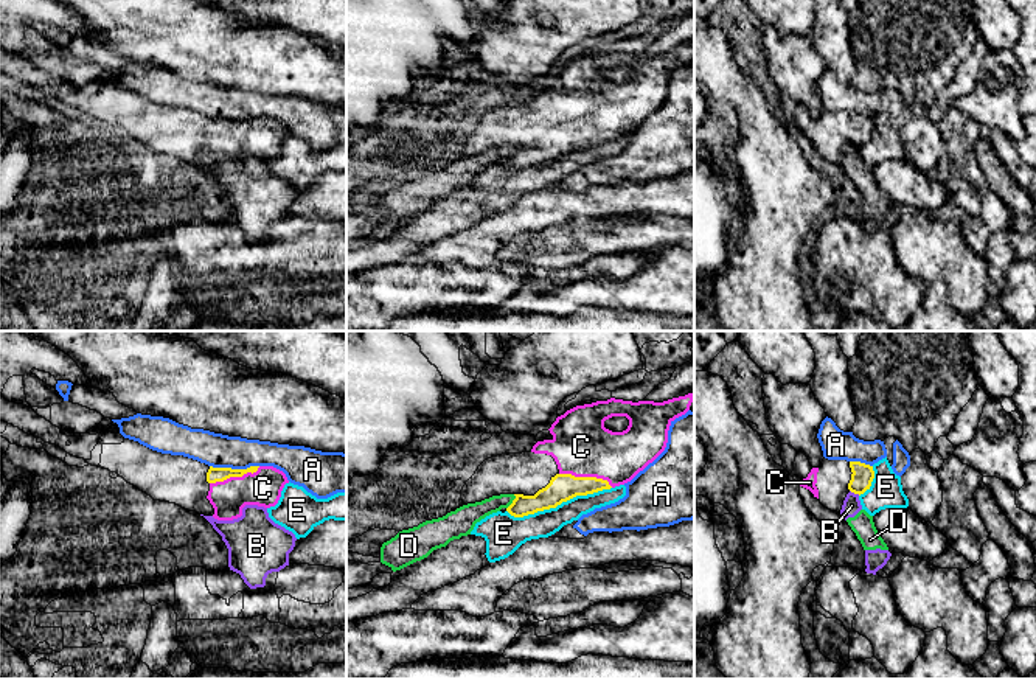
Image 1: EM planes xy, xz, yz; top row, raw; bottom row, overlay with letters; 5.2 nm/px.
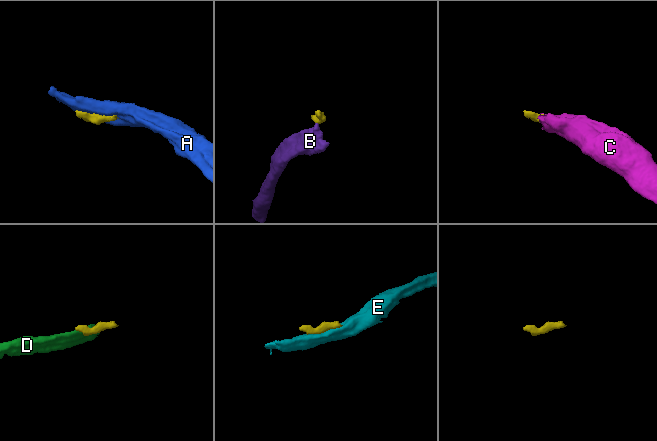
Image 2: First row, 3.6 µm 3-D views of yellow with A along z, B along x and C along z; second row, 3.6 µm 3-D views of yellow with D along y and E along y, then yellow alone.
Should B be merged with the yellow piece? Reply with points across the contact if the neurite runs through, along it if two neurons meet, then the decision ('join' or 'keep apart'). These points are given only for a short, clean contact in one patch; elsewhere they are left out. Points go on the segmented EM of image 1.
along yz (850, 490), (859, 494) | keep apart

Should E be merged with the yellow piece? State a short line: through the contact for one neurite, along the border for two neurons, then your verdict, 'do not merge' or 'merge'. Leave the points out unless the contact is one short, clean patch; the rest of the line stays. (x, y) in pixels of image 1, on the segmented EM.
do not merge

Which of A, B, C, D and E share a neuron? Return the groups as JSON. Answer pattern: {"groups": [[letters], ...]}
{"groups": [["A"], ["B", "D"], ["C"], ["E"]]}

